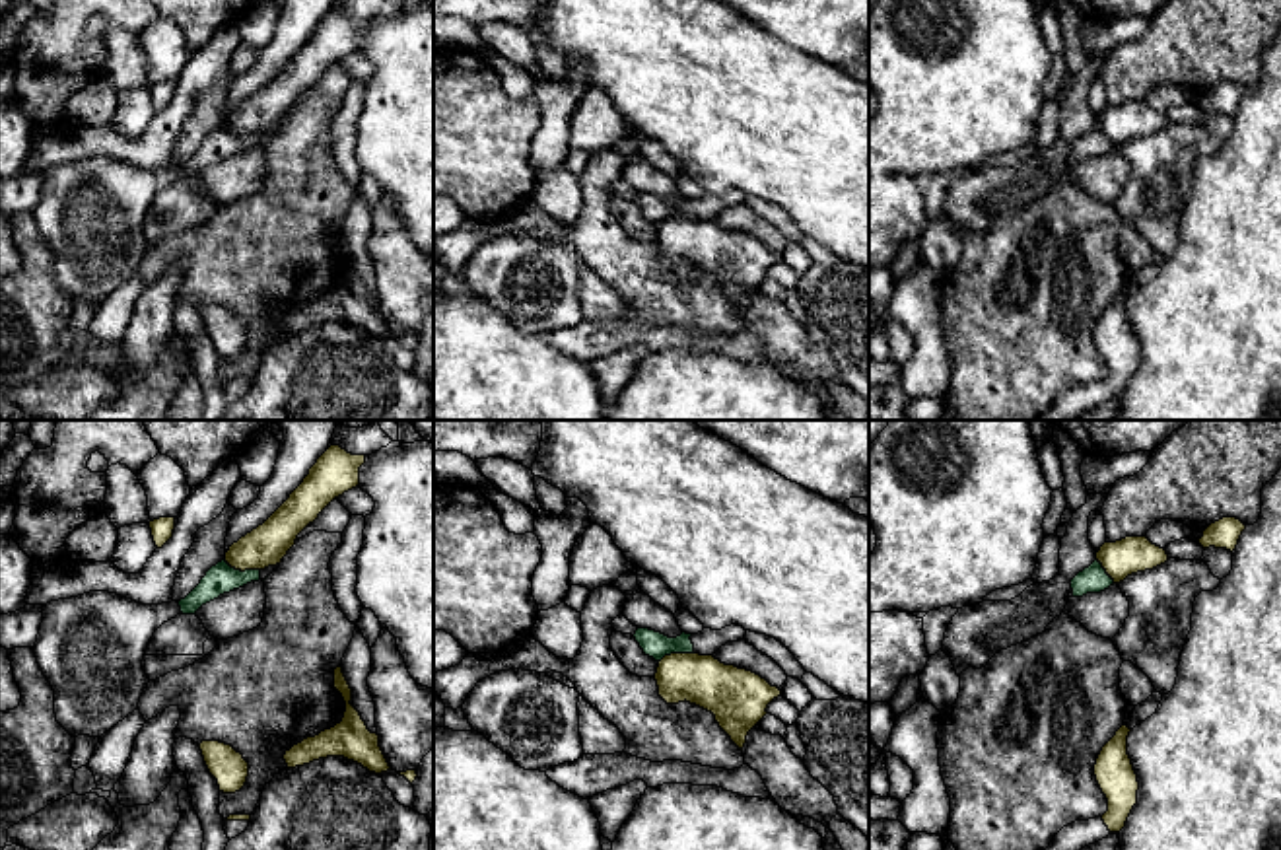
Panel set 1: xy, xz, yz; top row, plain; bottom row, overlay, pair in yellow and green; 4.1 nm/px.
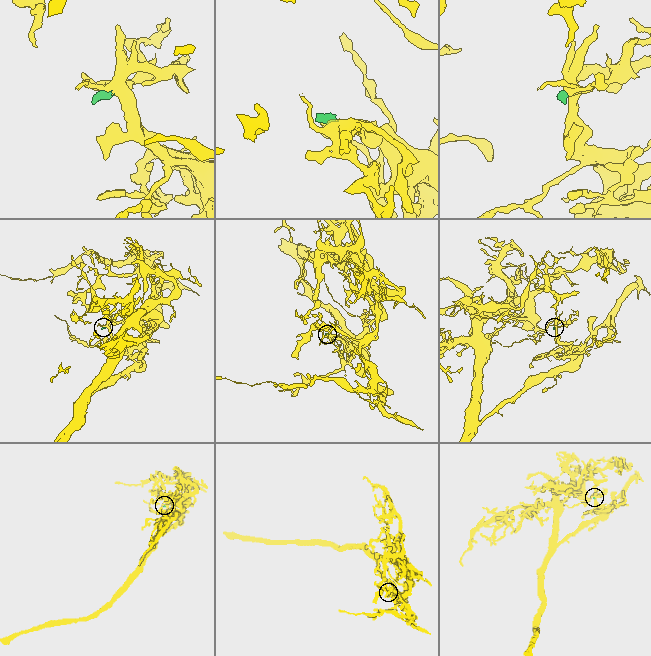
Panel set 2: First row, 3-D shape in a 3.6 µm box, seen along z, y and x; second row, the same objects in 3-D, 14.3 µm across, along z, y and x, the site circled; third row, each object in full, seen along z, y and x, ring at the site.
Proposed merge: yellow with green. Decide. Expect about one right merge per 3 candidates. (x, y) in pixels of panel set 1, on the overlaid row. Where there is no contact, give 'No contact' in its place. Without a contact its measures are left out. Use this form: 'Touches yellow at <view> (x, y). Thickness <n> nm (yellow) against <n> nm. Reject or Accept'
Touches yellow at xy (242, 570). Thickness 170 nm (yellow) against 120 nm. Reject

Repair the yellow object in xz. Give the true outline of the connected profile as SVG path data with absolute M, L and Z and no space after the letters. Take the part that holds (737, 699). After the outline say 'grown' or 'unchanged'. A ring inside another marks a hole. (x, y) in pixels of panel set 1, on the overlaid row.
M700 654L665 655L655 681L667 704L686 700L711 712L741 751L748 731L768 714L768 704L781 694L760 675Z; unchanged

